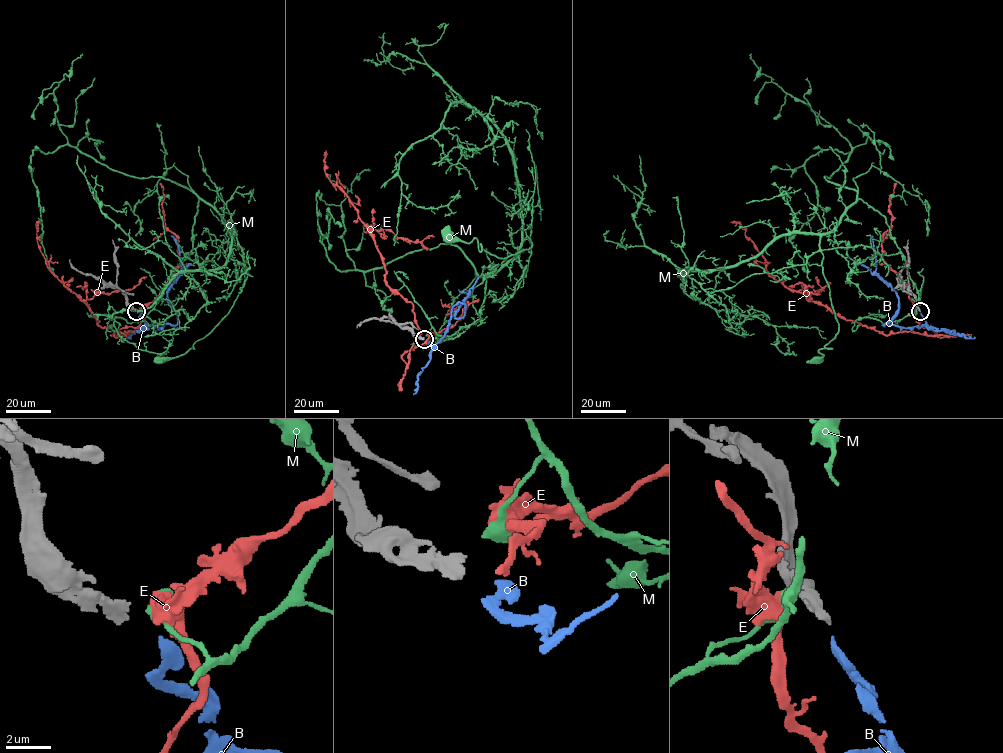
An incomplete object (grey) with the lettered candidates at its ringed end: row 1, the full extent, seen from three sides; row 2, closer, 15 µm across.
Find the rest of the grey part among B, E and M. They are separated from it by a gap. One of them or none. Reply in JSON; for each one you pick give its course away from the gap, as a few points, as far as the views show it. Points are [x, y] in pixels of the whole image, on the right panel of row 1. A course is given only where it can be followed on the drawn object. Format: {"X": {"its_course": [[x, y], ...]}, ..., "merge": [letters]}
{"B": {"its_course": [[921, 312], [926, 322], [920, 327], [883, 325], [898, 309], [898, 298], [876, 271], [876, 259], [870, 236]]}, "merge": ["B"]}

